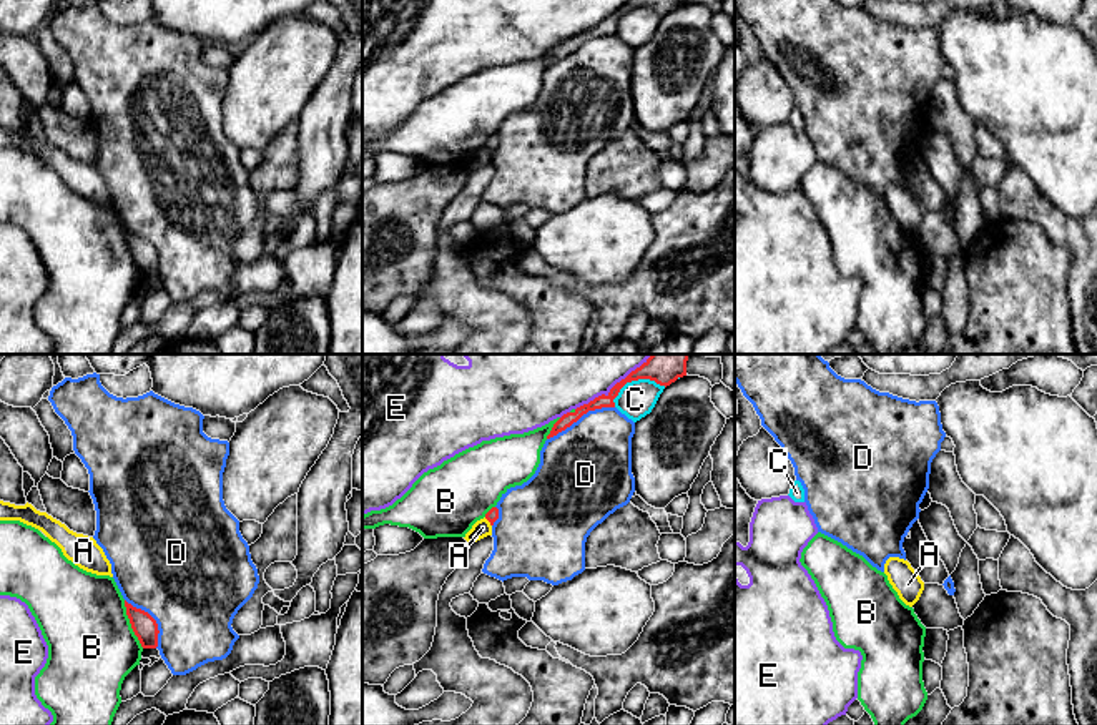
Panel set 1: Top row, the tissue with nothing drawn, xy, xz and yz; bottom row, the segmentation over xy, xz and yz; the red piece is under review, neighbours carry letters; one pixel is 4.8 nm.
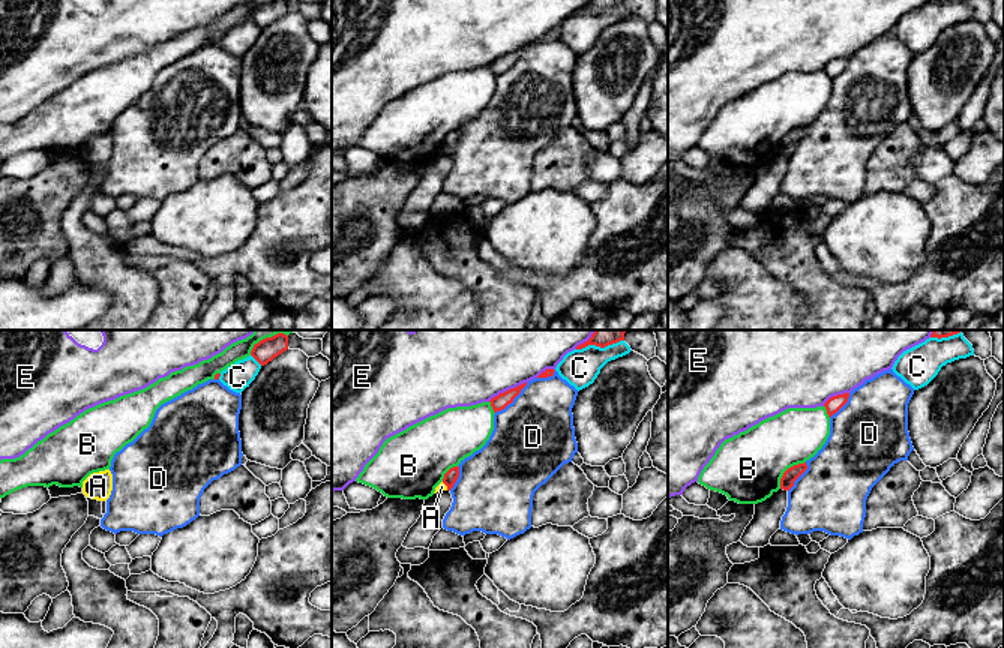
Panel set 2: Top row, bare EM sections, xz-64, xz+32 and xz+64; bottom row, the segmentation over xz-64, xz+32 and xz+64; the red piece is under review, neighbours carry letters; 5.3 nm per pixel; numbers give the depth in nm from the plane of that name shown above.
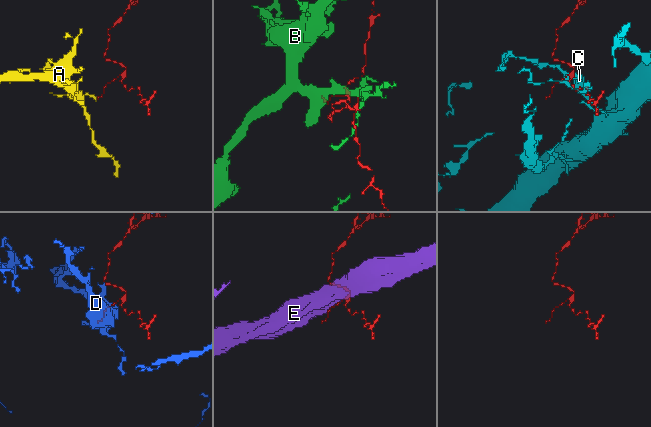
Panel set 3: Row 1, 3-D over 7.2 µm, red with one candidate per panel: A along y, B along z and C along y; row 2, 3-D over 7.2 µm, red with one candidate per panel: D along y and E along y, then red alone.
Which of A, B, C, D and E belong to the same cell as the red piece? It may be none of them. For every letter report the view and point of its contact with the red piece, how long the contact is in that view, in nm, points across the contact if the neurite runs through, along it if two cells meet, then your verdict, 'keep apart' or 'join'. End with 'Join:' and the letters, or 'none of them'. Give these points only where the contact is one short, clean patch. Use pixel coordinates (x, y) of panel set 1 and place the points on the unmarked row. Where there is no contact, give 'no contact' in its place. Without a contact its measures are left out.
A: contact xz (489, 148); length 60 nm; border xz (484, 145), (491, 153); keep apart
B: contact xy (130, 250); length 260 nm; keep apart
C: contact xz (637, 7); length 280 nm; keep apart
D: contact xz (580, 44); length 360 nm; keep apart
E: contact xz (602, 22); length 320 nm; keep apart
Join: none of them

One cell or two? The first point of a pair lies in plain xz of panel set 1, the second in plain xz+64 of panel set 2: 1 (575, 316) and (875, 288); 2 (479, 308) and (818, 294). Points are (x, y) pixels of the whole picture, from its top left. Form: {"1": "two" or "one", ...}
{"1": "two", "2": "two"}

